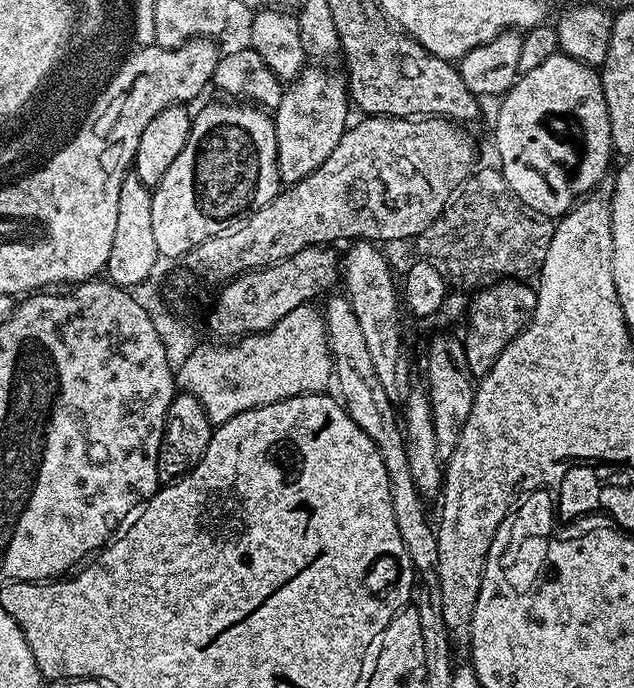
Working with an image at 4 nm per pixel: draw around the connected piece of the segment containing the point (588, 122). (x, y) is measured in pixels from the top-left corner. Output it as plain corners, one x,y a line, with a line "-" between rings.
557,54
548,58
546,62
542,62
542,66
538,66
537,69
523,73
517,79
515,86
510,91
504,93
499,104
500,109
496,112
496,152
500,155
500,161
498,161
500,173
506,178
510,190
516,195
517,200
528,211
537,212
549,218
564,216
576,205
577,200
589,195
595,189
592,187
607,174
608,163
611,162
612,156
614,157
612,135
610,134
610,118
608,117
608,107
606,106
604,91
600,85
600,72
595,67
578,62
574,58

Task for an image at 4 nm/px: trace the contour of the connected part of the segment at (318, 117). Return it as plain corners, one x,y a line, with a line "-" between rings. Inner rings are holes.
308,66
285,87
282,102
274,110
276,121
276,141
278,142
278,174
281,185
302,182
326,158
330,158
334,146
349,127
348,108
350,97
348,85
343,75
335,76
324,66

